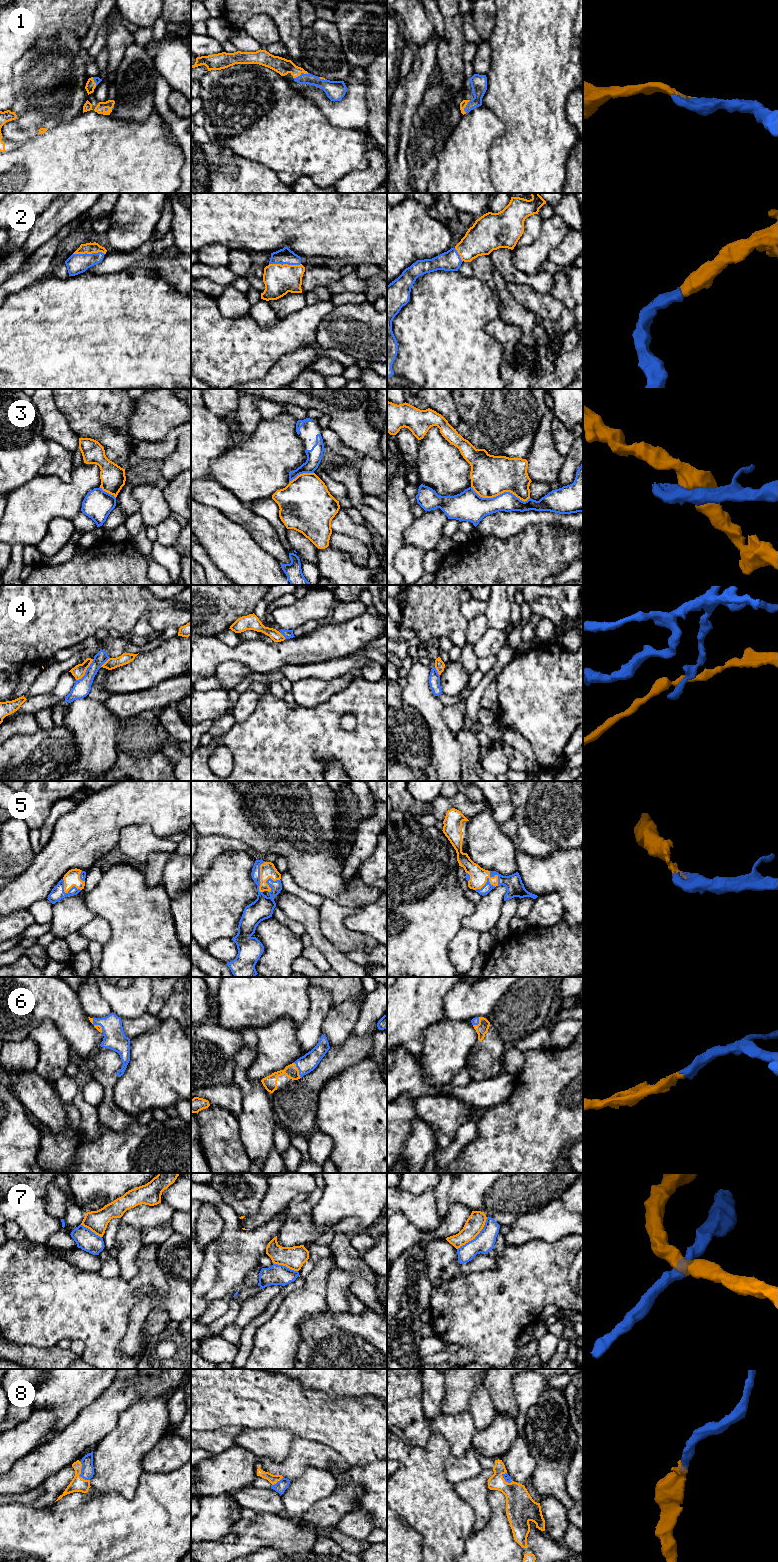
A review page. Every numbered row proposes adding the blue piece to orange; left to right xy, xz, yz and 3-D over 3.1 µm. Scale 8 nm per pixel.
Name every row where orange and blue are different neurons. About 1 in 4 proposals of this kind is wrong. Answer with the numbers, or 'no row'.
3, 4, 7

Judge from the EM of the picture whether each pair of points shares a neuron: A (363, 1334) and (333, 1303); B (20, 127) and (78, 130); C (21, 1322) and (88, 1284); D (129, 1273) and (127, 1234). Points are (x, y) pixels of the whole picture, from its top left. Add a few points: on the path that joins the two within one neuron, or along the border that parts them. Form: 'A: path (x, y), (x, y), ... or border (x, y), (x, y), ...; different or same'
A: border (327, 1310), (333, 1313), (348, 1313); different
B: border (72, 120), (59, 123), (48, 129); different
C: path (38, 1305), (43, 1300), (71, 1300); same
D: path (127, 1263), (127, 1244); same

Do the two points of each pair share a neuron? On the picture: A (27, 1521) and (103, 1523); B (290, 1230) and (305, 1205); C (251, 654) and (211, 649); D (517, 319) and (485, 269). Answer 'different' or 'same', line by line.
A: same
B: same
C: same
D: same

